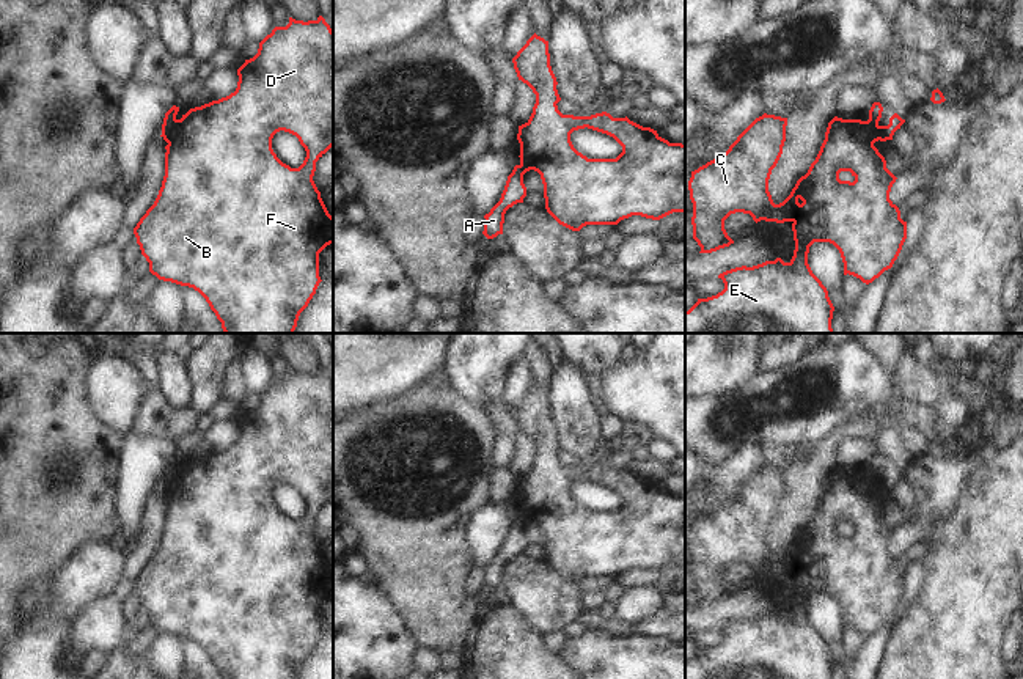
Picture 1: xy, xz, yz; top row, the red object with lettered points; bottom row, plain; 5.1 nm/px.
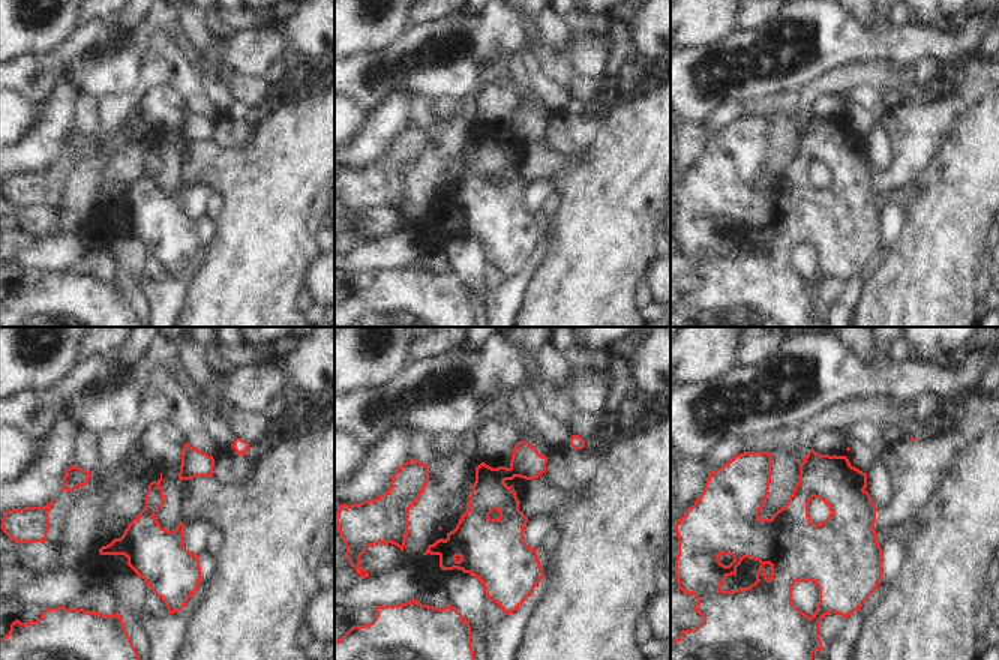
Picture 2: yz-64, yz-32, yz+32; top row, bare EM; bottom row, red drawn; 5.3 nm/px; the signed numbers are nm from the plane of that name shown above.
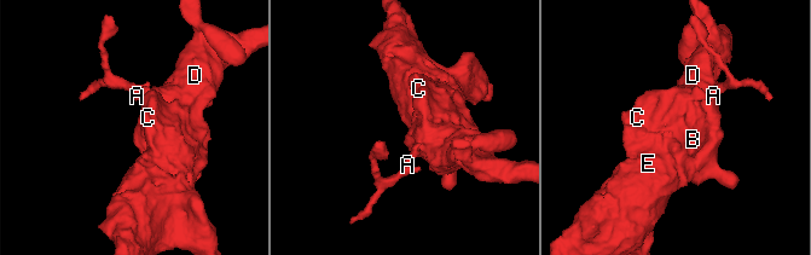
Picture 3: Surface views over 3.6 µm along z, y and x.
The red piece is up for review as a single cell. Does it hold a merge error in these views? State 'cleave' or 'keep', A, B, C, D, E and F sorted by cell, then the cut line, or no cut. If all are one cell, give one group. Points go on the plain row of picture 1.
cleave | A / B C D E F | yz (868, 472), (888, 491)

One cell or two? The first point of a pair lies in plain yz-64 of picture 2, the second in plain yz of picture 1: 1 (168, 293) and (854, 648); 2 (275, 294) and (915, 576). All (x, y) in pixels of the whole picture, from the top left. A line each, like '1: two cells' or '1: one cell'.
1: two cells
2: two cells

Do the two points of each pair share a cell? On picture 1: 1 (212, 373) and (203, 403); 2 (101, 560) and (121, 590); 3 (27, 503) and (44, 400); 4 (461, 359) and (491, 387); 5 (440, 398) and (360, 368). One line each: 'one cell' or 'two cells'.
1: one cell
2: two cells
3: one cell
4: one cell
5: two cells

